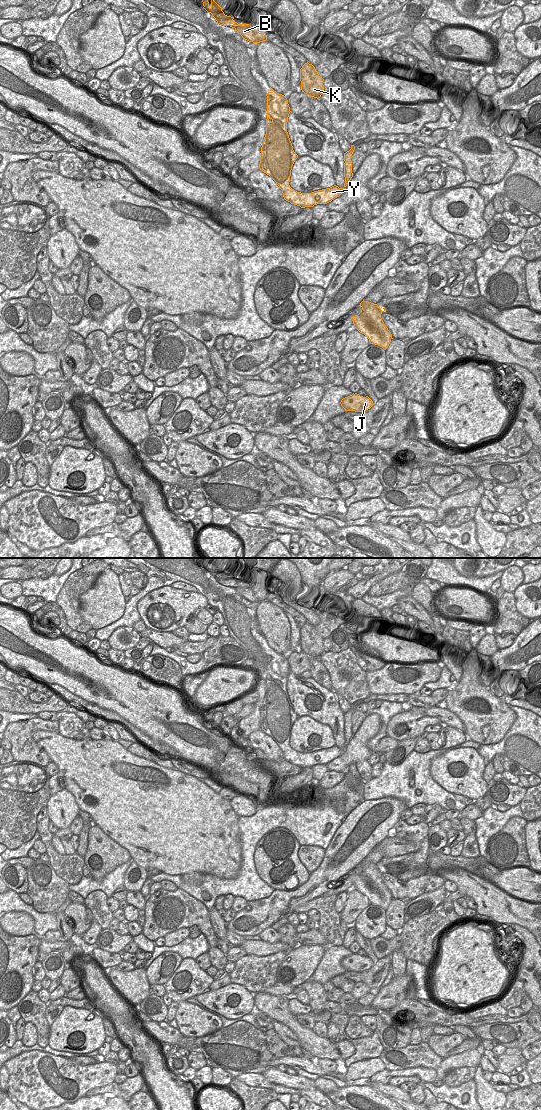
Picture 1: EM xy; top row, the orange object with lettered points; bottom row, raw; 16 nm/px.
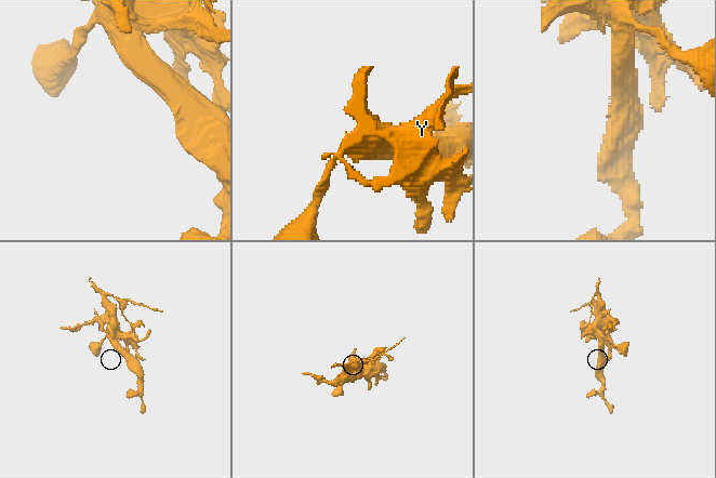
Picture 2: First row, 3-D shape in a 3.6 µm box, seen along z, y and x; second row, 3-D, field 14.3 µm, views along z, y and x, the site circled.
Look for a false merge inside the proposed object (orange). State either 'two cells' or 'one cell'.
two cells

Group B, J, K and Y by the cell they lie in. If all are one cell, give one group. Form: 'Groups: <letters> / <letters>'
Groups: B K Y / J.

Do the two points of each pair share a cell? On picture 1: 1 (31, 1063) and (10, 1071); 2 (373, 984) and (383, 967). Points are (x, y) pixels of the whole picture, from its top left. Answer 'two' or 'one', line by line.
1: two
2: one

